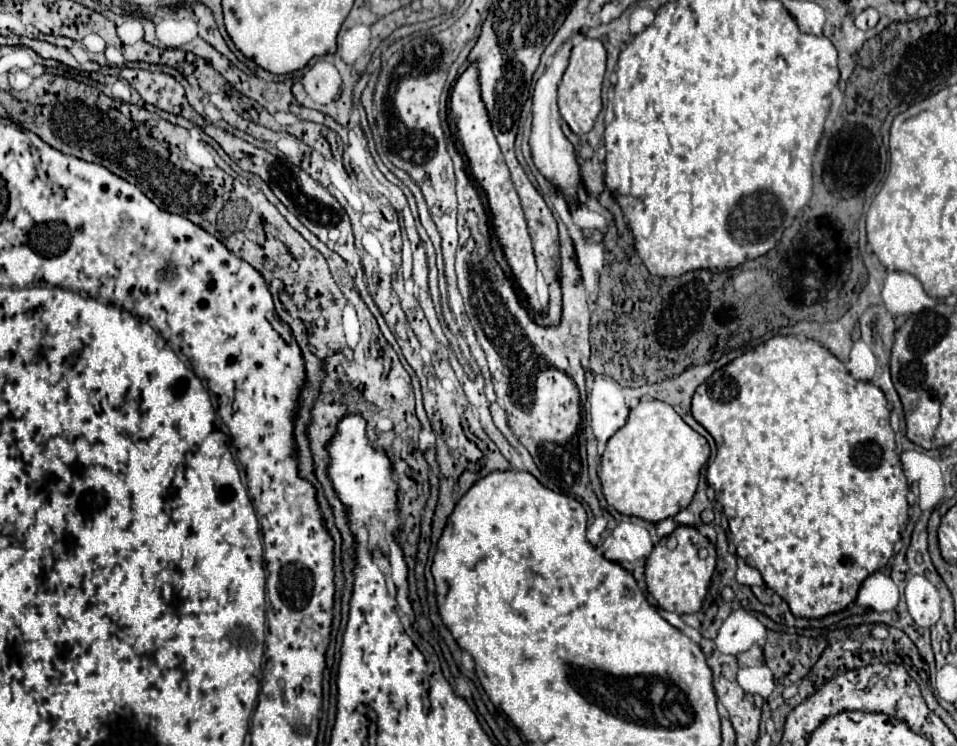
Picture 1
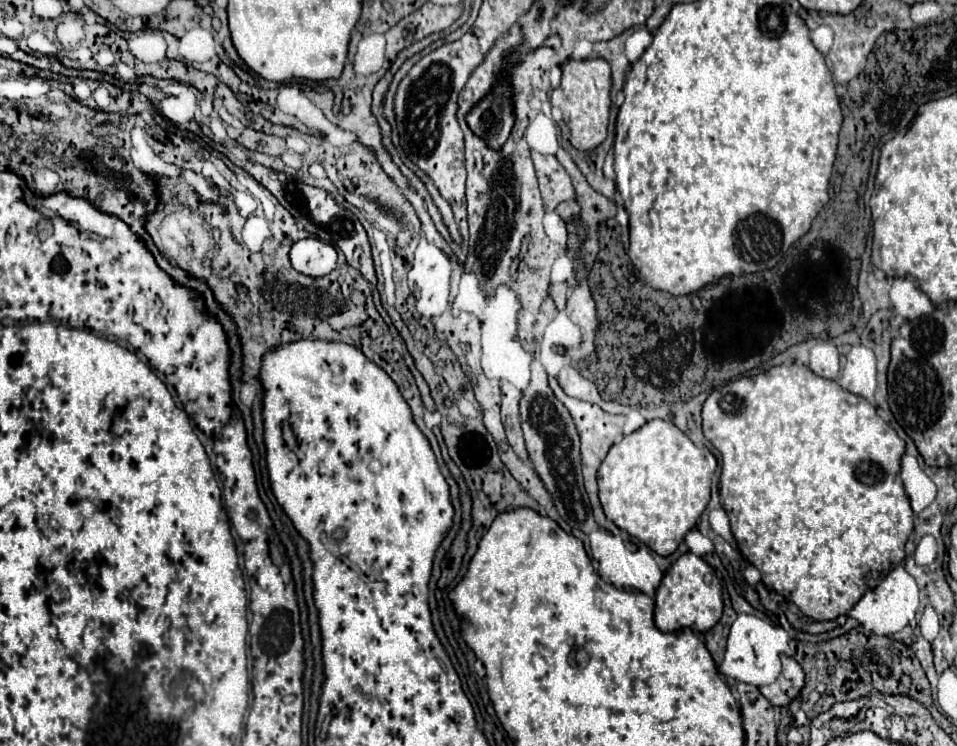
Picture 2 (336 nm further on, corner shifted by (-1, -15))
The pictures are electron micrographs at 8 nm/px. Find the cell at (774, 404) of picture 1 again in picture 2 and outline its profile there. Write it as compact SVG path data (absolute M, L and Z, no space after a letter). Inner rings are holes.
M776 365L764 373L742 377L738 381L726 383L722 389L712 391L702 405L702 429L706 439L722 455L720 497L722 507L730 517L730 527L740 551L752 565L756 565L762 575L762 583L780 593L786 601L794 603L806 617L816 621L828 621L846 615L866 591L874 589L888 575L888 571L892 571L892 567L898 567L904 561L904 545L912 531L914 511L910 507L910 499L902 483L896 481L896 477L900 473L900 457L904 453L906 443L876 413L876 407L870 401L844 391L832 379L814 375L806 365Z

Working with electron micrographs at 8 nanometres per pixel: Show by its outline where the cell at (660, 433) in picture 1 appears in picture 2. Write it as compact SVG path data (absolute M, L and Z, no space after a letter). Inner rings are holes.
M652 419L638 431L626 435L620 443L612 445L606 459L598 469L600 503L606 517L632 537L646 543L658 555L670 555L684 535L694 529L698 517L711 498L712 473L716 471L716 457L708 449L696 447L674 423Z

